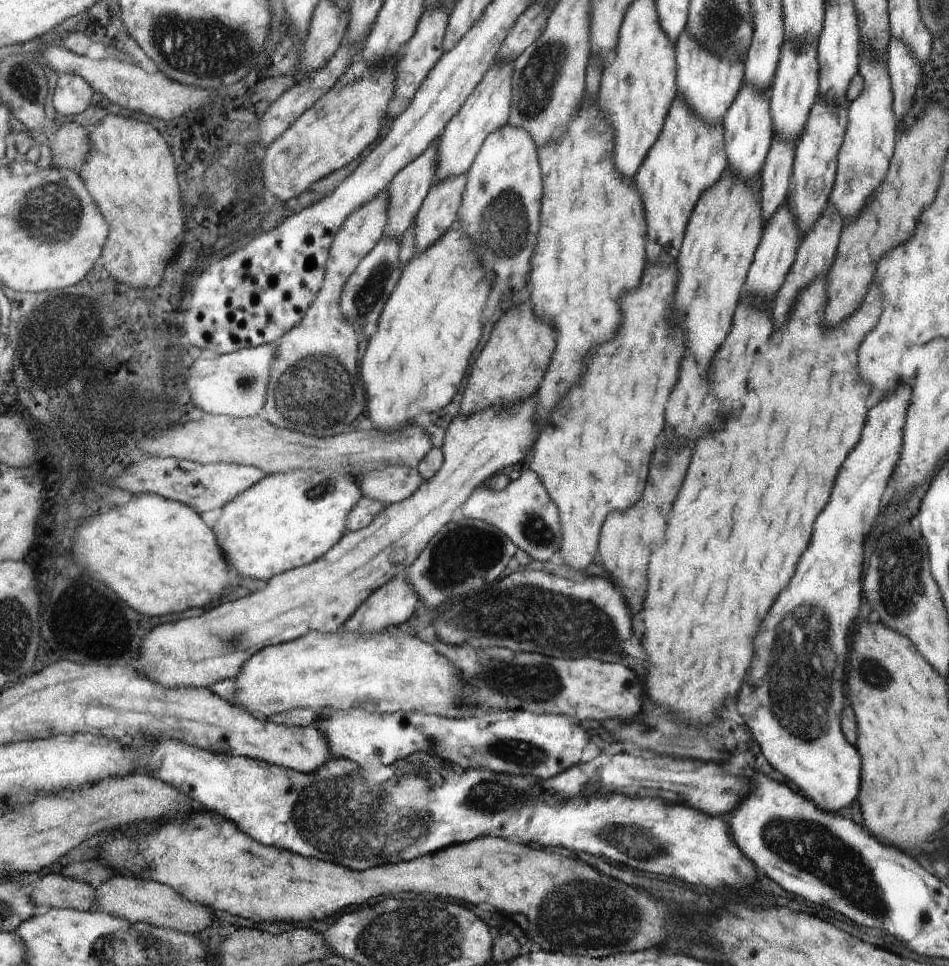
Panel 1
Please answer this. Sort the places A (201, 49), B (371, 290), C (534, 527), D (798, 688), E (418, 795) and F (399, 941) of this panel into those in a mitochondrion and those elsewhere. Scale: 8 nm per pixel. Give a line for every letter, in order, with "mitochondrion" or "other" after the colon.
A: mitochondrion
B: mitochondrion
C: mitochondrion
D: mitochondrion
E: mitochondrion
F: mitochondrion

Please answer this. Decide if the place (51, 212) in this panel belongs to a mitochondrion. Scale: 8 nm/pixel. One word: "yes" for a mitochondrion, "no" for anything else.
yes

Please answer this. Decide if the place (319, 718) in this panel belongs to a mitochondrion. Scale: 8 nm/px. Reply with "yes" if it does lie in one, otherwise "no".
no

